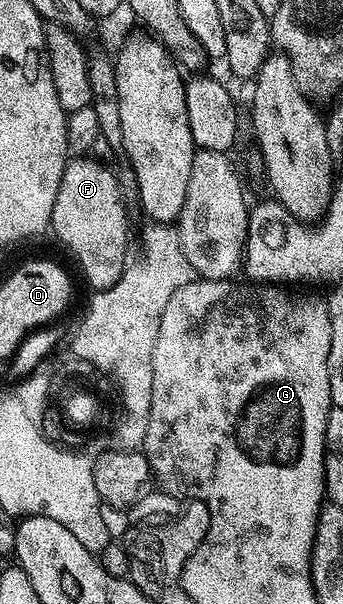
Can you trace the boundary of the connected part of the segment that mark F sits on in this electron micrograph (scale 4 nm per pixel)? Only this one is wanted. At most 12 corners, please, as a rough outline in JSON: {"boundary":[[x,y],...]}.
{"boundary":[[103,161],[67,163],[50,215],[91,289],[126,269],[126,204]]}

